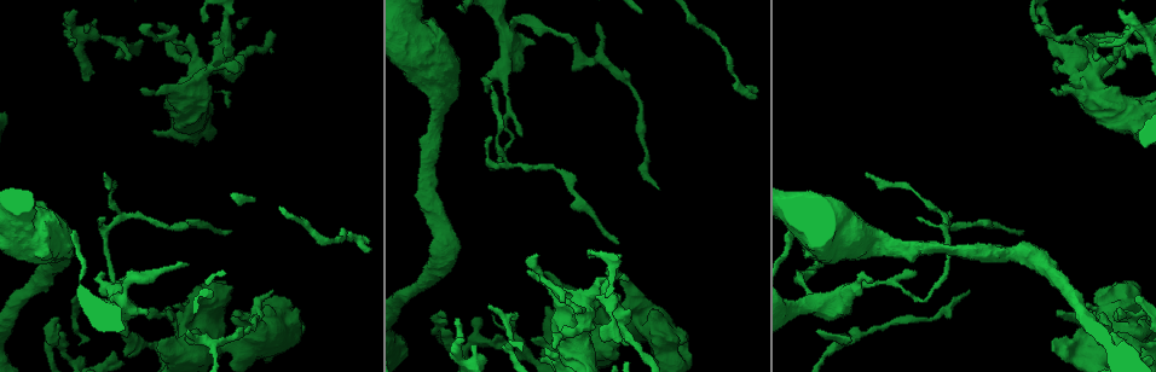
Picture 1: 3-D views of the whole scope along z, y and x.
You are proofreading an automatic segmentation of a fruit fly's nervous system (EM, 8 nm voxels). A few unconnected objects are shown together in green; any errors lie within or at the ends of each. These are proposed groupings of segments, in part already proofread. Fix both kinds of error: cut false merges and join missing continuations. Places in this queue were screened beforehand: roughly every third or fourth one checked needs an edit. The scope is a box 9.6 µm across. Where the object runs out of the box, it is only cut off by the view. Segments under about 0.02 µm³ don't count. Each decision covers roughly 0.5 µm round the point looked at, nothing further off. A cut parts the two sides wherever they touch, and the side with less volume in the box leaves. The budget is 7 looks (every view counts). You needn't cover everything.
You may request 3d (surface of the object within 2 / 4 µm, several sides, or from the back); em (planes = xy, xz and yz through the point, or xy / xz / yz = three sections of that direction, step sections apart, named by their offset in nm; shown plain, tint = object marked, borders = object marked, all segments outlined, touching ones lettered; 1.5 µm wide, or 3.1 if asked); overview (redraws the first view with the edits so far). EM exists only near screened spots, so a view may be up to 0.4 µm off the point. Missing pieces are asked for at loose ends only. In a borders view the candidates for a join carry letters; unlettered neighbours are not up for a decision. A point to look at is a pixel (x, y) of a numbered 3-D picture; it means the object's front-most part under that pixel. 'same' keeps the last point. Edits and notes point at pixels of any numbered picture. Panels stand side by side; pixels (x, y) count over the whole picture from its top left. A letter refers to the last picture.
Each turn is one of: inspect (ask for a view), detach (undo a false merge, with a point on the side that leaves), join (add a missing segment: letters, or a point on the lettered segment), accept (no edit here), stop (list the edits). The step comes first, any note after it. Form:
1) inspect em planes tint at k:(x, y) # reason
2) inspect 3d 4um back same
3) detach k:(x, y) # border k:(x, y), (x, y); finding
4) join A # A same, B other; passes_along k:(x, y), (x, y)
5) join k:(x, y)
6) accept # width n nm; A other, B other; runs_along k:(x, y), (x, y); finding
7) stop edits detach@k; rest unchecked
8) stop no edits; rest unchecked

inspect 3d 2um back at 1:(203, 21) # free end

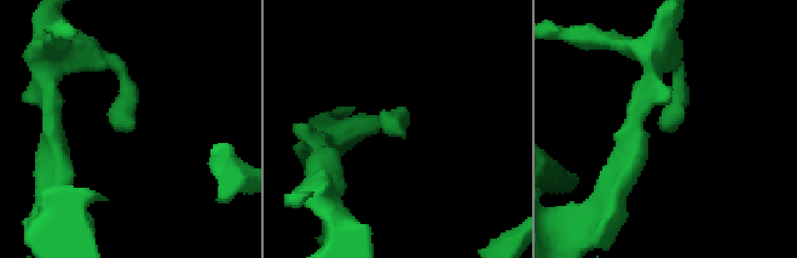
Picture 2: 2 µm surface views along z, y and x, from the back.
inspect em planes tint at 2:(661, 129)

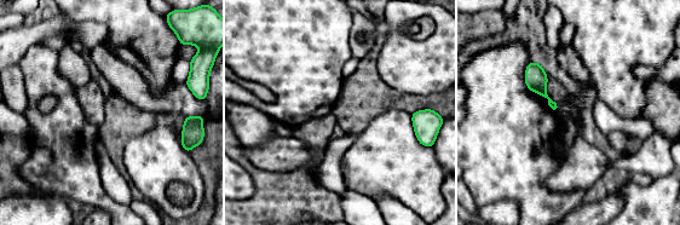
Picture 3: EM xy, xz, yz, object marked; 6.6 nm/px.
inspect em planes borders same

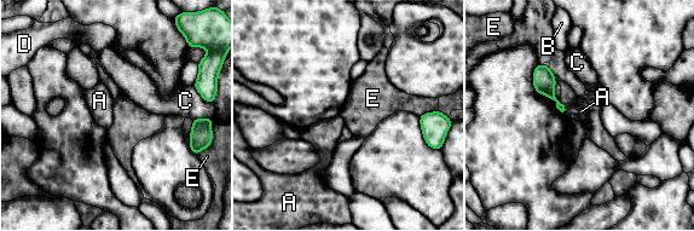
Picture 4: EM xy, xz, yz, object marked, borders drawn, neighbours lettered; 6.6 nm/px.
accept # longest_contact E 180 nm; A other, B other, C other, D other, E other; border 4:(192, 120), (189, 145); no lettered segment goes on from it

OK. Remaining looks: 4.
inspect 3d 2um back at 1:(688, 344) # thick end

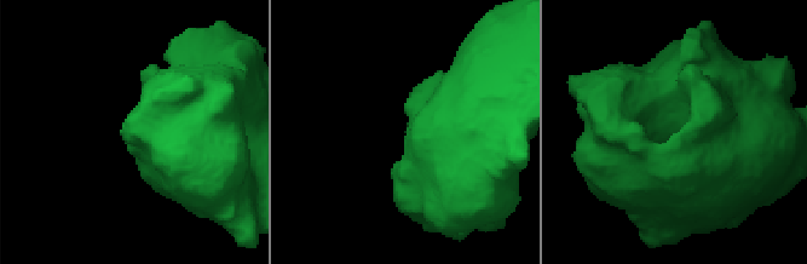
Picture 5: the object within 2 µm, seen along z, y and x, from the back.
inspect em planes borders at 5:(409, 124) # shape alone is not enough

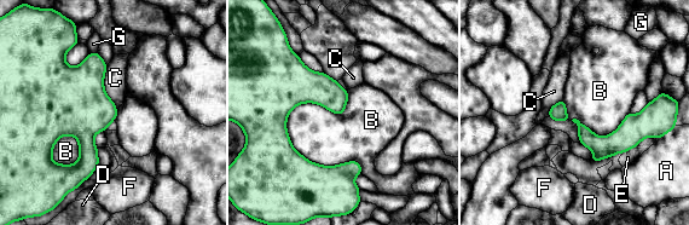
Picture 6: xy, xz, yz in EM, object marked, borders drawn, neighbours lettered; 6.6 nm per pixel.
accept # longest_contact B 650 nm; A other, B other, C other, D other, E other, F other, G other; runs_along 6:(296, 61), (279, 134), (334, 185); no lettered segment goes on from it

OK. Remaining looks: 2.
inspect em planes borders at 1:(491, 315) # free end

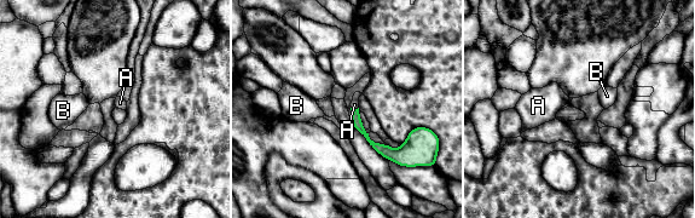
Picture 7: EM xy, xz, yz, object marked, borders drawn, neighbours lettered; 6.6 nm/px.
join A # longest_contact A 50 nm; A same, B other; the cell continues

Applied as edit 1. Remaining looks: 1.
stop edits join@7; rest unchecked

